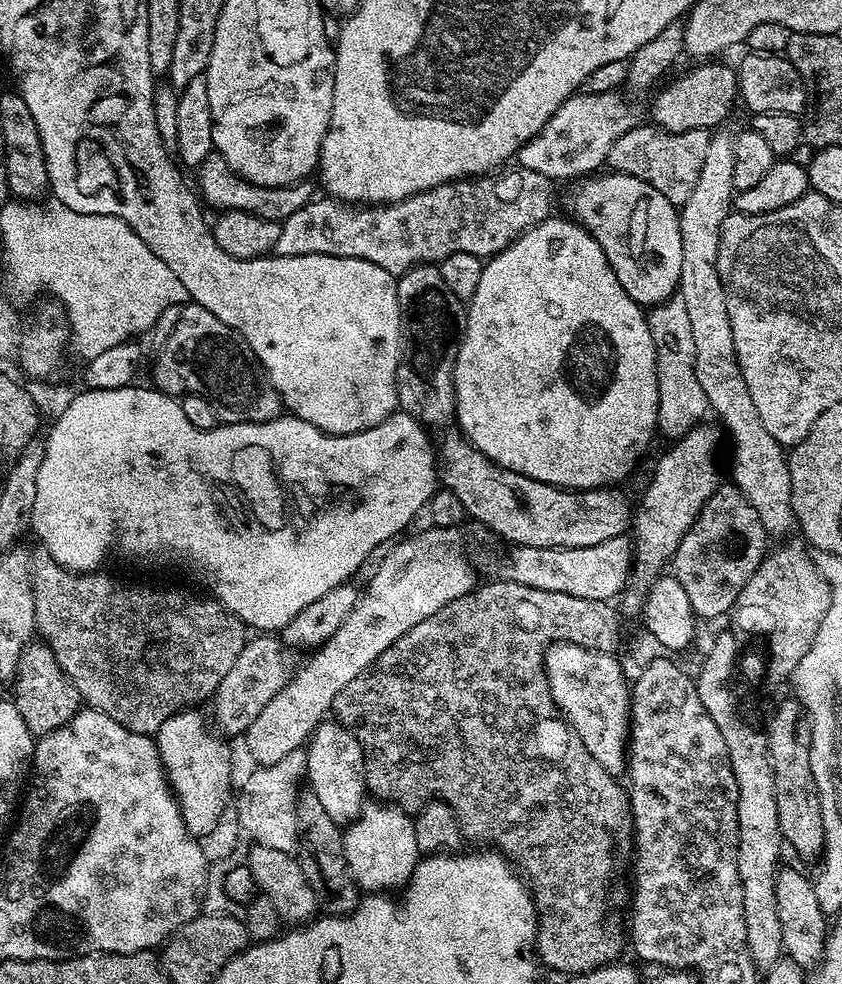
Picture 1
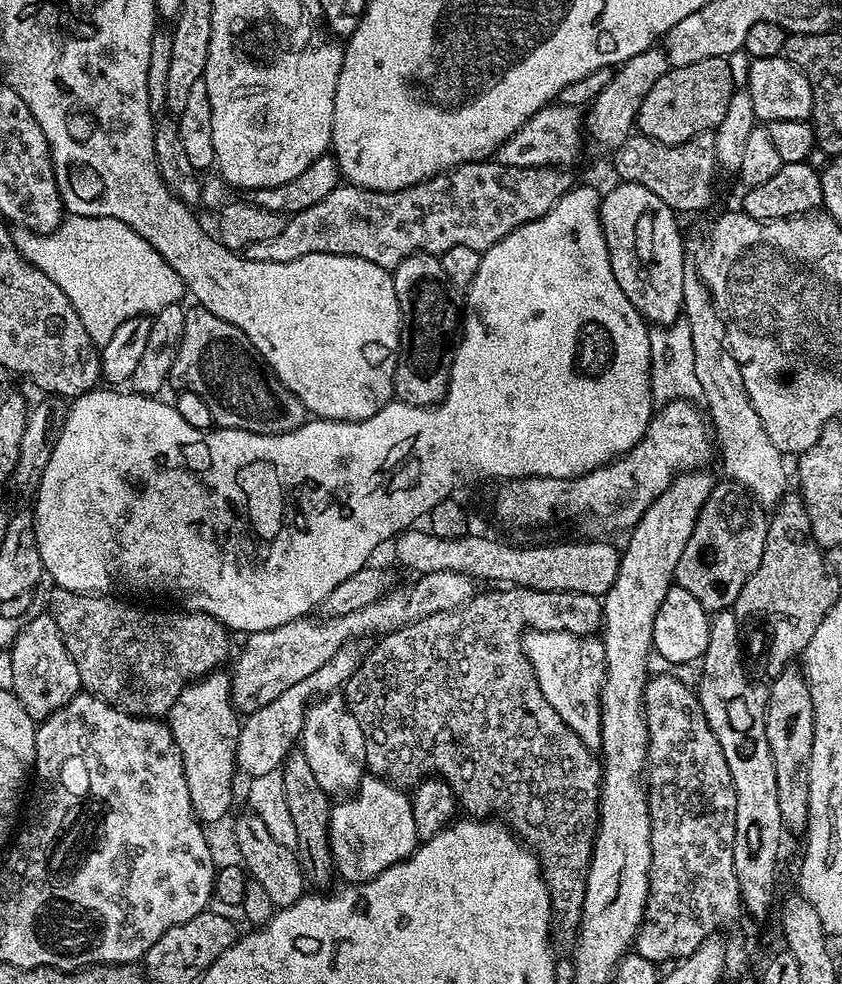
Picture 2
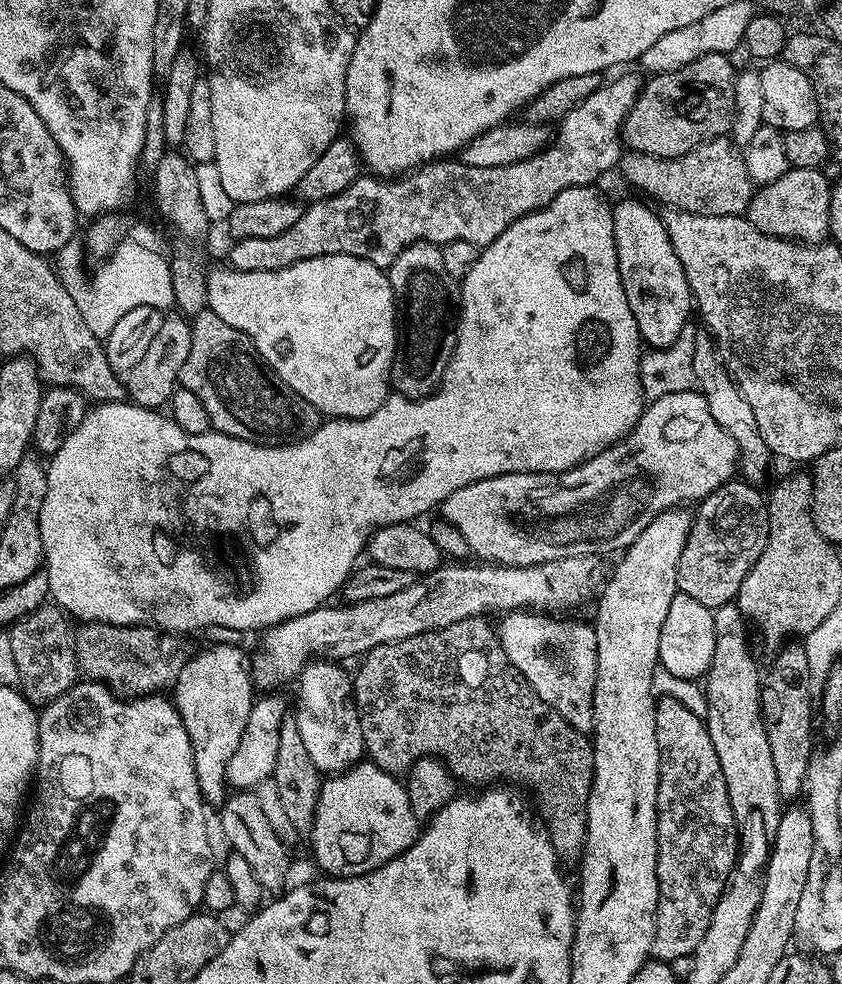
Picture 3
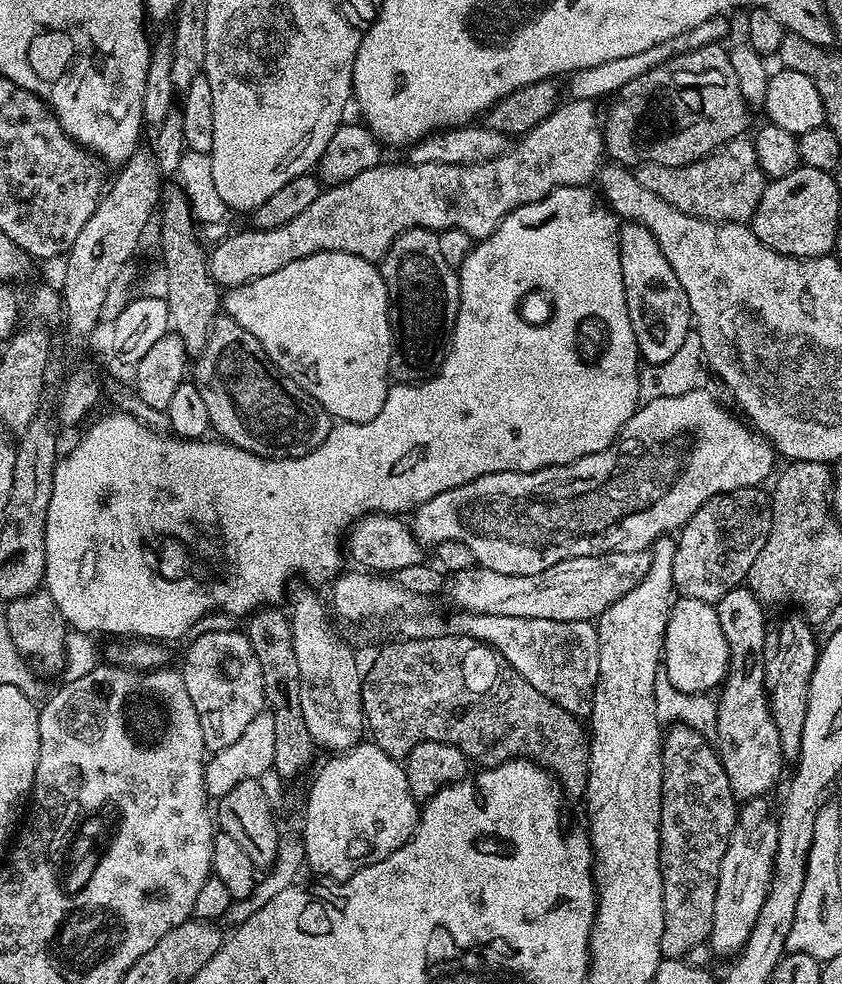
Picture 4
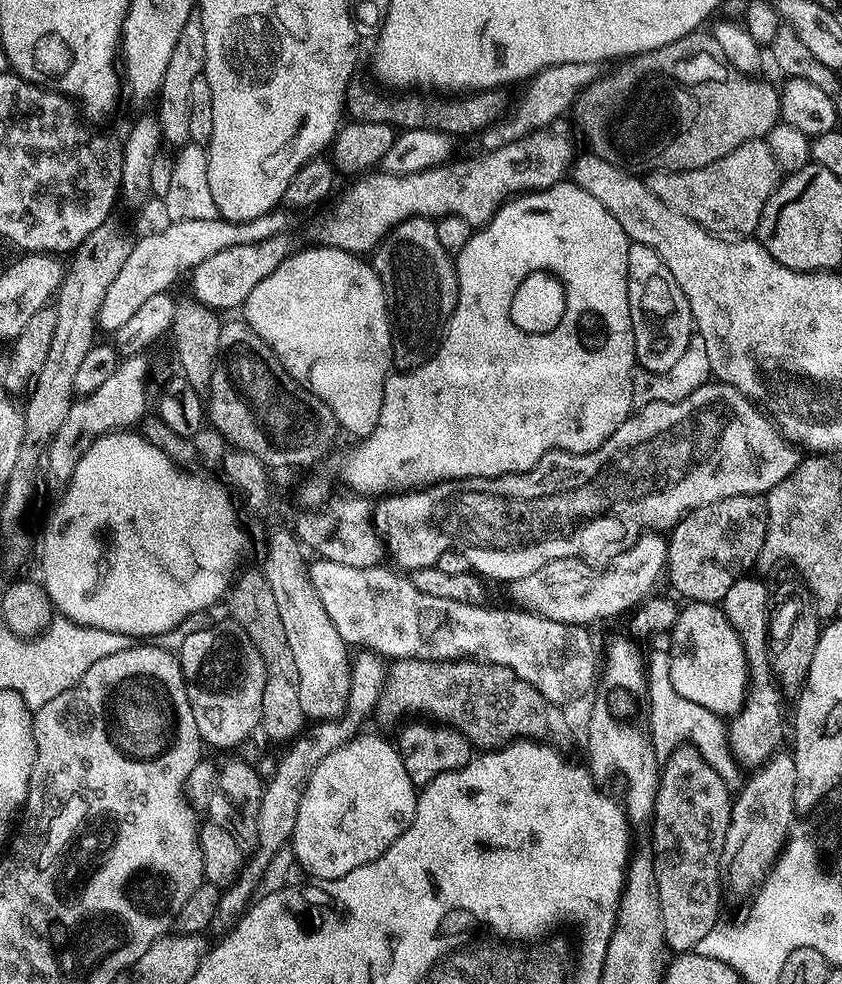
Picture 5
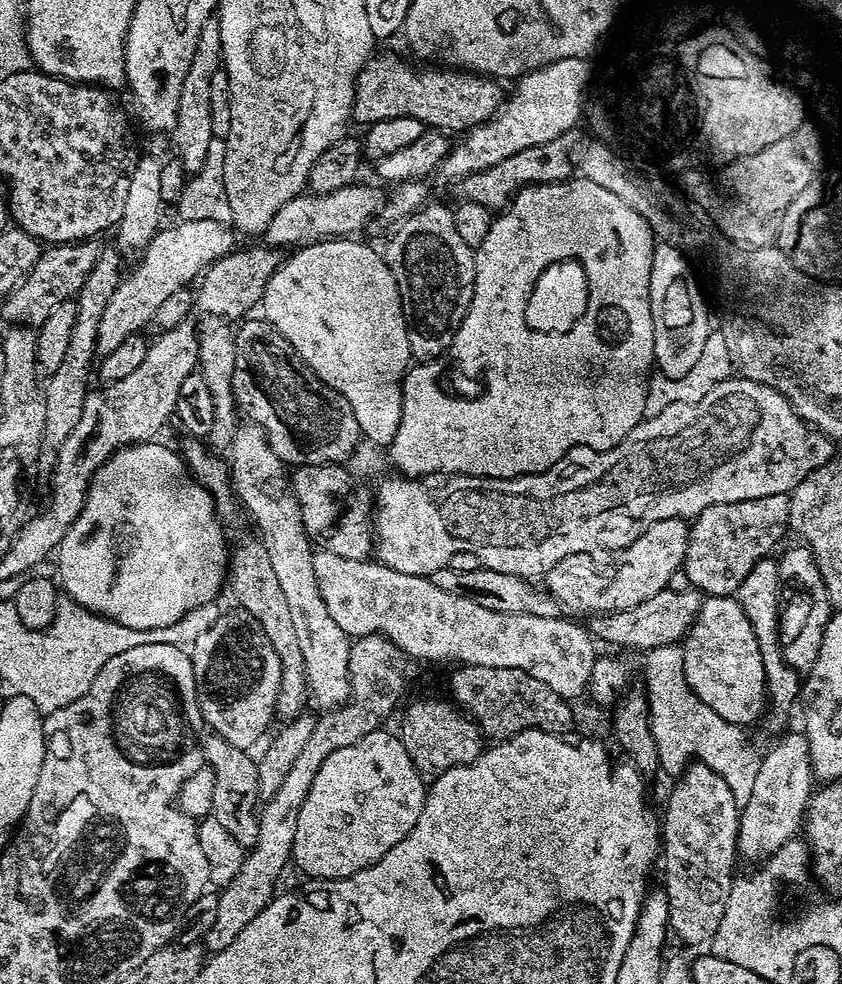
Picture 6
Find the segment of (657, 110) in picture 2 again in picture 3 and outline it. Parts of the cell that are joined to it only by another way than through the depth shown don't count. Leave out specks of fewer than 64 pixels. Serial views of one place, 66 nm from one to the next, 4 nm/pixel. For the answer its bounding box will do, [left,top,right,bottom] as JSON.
[622,54,737,158]

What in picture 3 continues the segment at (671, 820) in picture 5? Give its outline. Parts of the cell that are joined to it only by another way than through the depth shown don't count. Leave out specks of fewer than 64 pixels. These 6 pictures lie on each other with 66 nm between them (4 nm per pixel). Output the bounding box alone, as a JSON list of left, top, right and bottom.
[652,697,738,962]

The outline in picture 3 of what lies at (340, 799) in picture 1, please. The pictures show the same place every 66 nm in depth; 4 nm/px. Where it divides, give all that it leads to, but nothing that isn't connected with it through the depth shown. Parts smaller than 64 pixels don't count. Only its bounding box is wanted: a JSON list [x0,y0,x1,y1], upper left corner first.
[294,658,366,774]

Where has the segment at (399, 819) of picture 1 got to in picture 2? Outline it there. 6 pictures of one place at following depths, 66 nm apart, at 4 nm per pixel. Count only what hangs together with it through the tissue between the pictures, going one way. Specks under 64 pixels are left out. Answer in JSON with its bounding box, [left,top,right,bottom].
[328,775,418,884]

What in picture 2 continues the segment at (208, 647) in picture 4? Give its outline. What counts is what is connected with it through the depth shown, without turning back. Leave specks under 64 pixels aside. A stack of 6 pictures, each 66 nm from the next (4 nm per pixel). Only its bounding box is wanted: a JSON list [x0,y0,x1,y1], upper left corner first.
[166,670,242,825]

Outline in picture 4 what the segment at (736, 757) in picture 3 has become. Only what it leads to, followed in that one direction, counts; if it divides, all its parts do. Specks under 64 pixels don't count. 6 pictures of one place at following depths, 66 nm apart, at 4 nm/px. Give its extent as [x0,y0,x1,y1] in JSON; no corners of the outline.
[714,586,786,801]

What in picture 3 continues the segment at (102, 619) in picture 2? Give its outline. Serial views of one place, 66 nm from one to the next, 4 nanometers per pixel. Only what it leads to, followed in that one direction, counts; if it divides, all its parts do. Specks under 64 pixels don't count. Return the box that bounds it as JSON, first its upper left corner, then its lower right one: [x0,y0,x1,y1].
[74,622,190,698]

